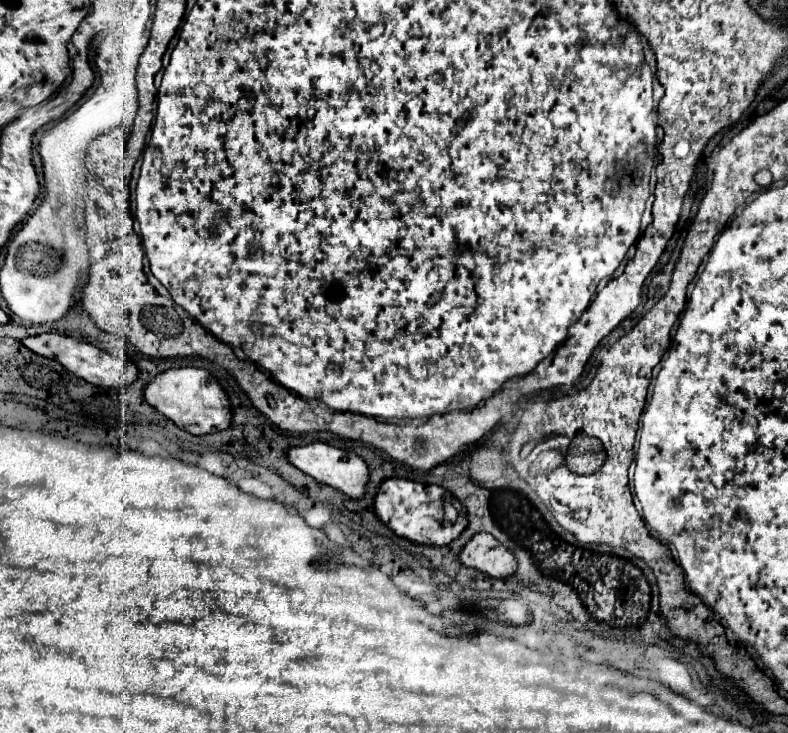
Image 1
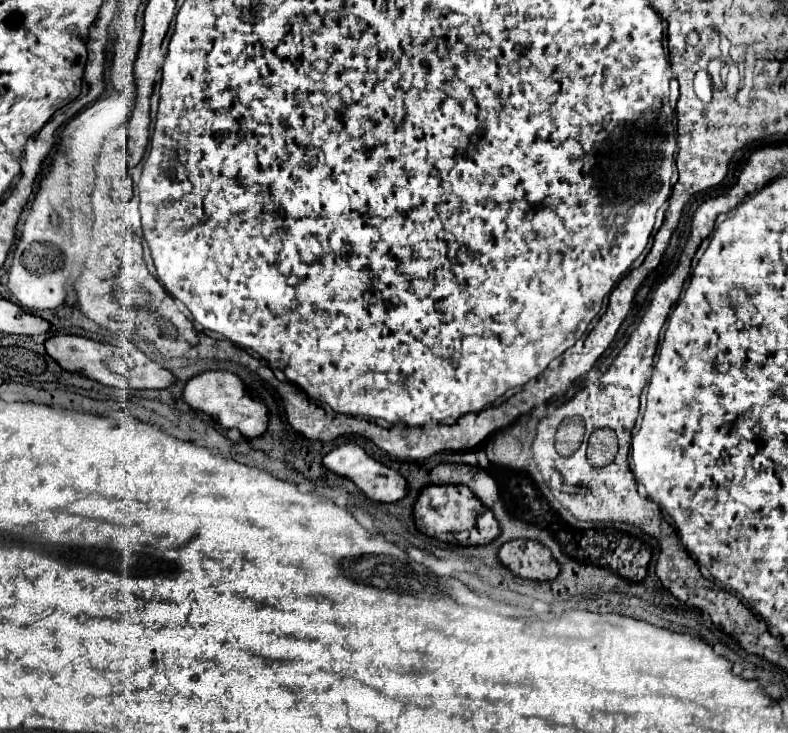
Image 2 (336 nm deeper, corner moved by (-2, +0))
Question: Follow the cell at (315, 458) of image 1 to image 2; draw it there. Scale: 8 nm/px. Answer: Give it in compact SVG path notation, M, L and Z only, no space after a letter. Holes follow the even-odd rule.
M344 444L336 450L332 450L330 454L324 456L324 466L340 476L346 476L350 480L354 480L354 484L372 500L378 500L378 502L396 502L396 500L402 500L408 492L408 486L406 486L406 480L392 468L376 462L374 458L370 458L360 446L356 444Z

